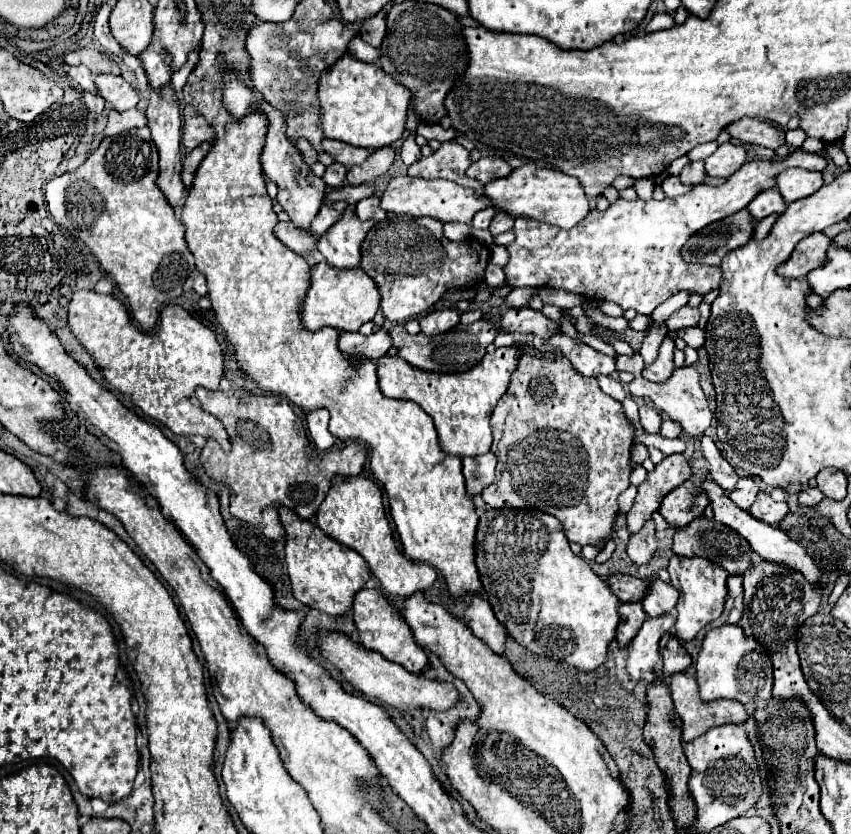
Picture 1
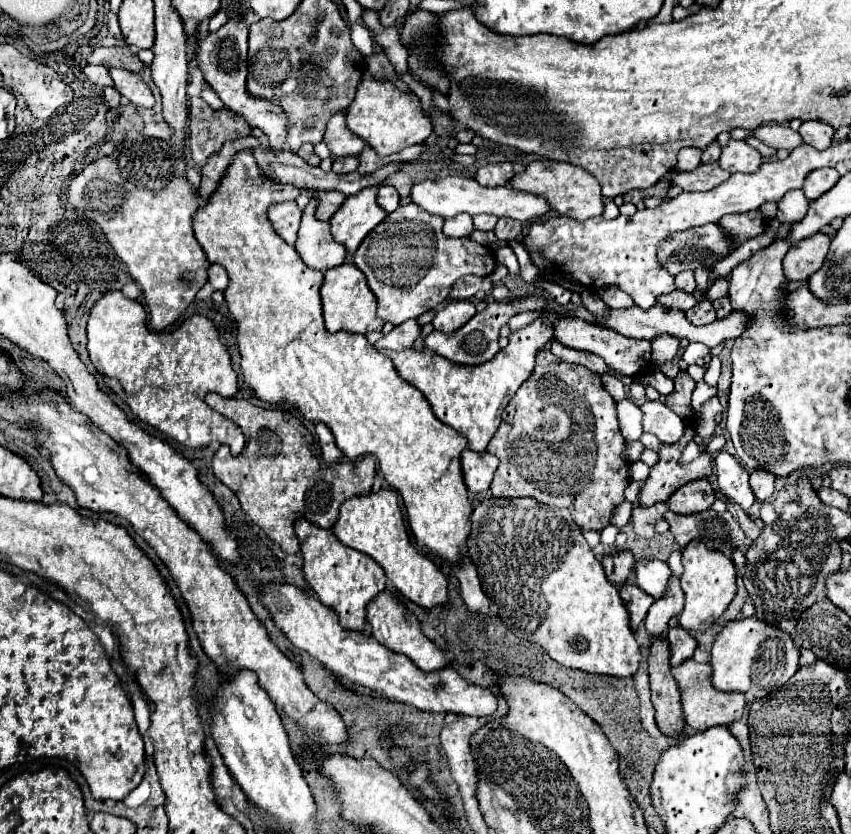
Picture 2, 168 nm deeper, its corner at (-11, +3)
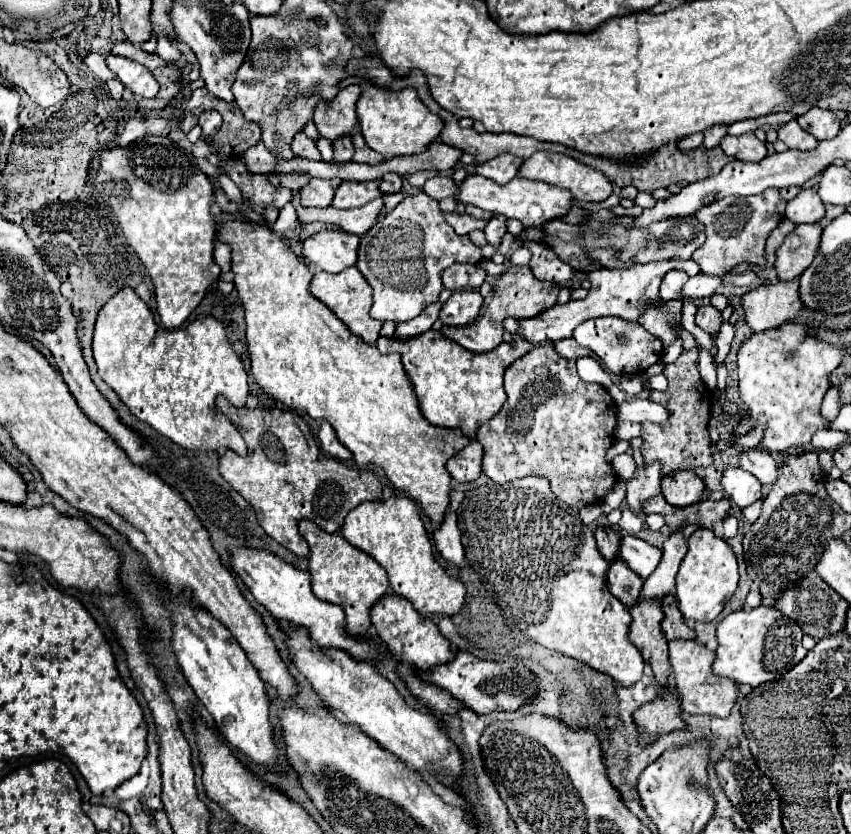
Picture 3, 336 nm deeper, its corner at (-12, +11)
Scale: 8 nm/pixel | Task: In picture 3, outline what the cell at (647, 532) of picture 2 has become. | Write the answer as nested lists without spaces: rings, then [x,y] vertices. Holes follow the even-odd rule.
[[[660,462],[652,464],[642,464],[636,468],[634,476],[626,482],[626,502],[632,512],[642,516],[642,502],[646,498],[652,498],[660,494]]]

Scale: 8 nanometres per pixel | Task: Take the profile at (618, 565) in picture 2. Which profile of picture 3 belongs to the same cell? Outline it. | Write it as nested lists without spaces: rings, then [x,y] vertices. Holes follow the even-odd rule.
[[[610,526],[598,528],[596,530],[596,542],[598,542],[598,550],[602,552],[602,556],[608,562],[612,562],[618,554],[618,548],[620,548],[620,532],[616,532]]]

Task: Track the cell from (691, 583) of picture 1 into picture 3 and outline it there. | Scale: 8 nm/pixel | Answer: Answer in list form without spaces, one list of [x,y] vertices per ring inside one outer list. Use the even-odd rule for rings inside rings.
[[[698,528],[688,538],[688,554],[684,556],[676,574],[676,600],[682,616],[688,622],[710,622],[714,620],[724,602],[734,594],[738,586],[738,564],[732,548],[724,538],[718,538],[712,530]]]

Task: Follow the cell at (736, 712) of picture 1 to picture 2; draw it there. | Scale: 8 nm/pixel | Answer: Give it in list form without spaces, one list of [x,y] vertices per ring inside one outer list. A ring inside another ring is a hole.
[[[693,658],[683,662],[681,666],[671,667],[671,673],[679,684],[681,690],[681,704],[683,704],[683,714],[685,714],[685,722],[697,730],[703,732],[711,726],[717,724],[731,724],[737,722],[747,706],[747,700],[743,694],[739,692],[719,692],[713,688],[711,684],[711,668],[709,664],[697,664]]]

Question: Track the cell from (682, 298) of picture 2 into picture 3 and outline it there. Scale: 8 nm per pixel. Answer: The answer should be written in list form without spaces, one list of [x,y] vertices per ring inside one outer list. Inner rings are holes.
[[[672,270],[664,276],[662,286],[660,286],[660,296],[664,300],[672,300],[672,298],[680,298],[680,288],[686,284],[688,276],[684,274],[684,270]]]

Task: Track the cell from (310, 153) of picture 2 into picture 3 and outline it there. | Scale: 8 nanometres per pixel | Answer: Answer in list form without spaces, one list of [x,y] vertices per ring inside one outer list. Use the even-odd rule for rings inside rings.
[[[298,132],[290,144],[292,152],[300,158],[308,158],[308,160],[320,160],[320,152],[314,144],[314,140],[310,140],[304,132]]]

